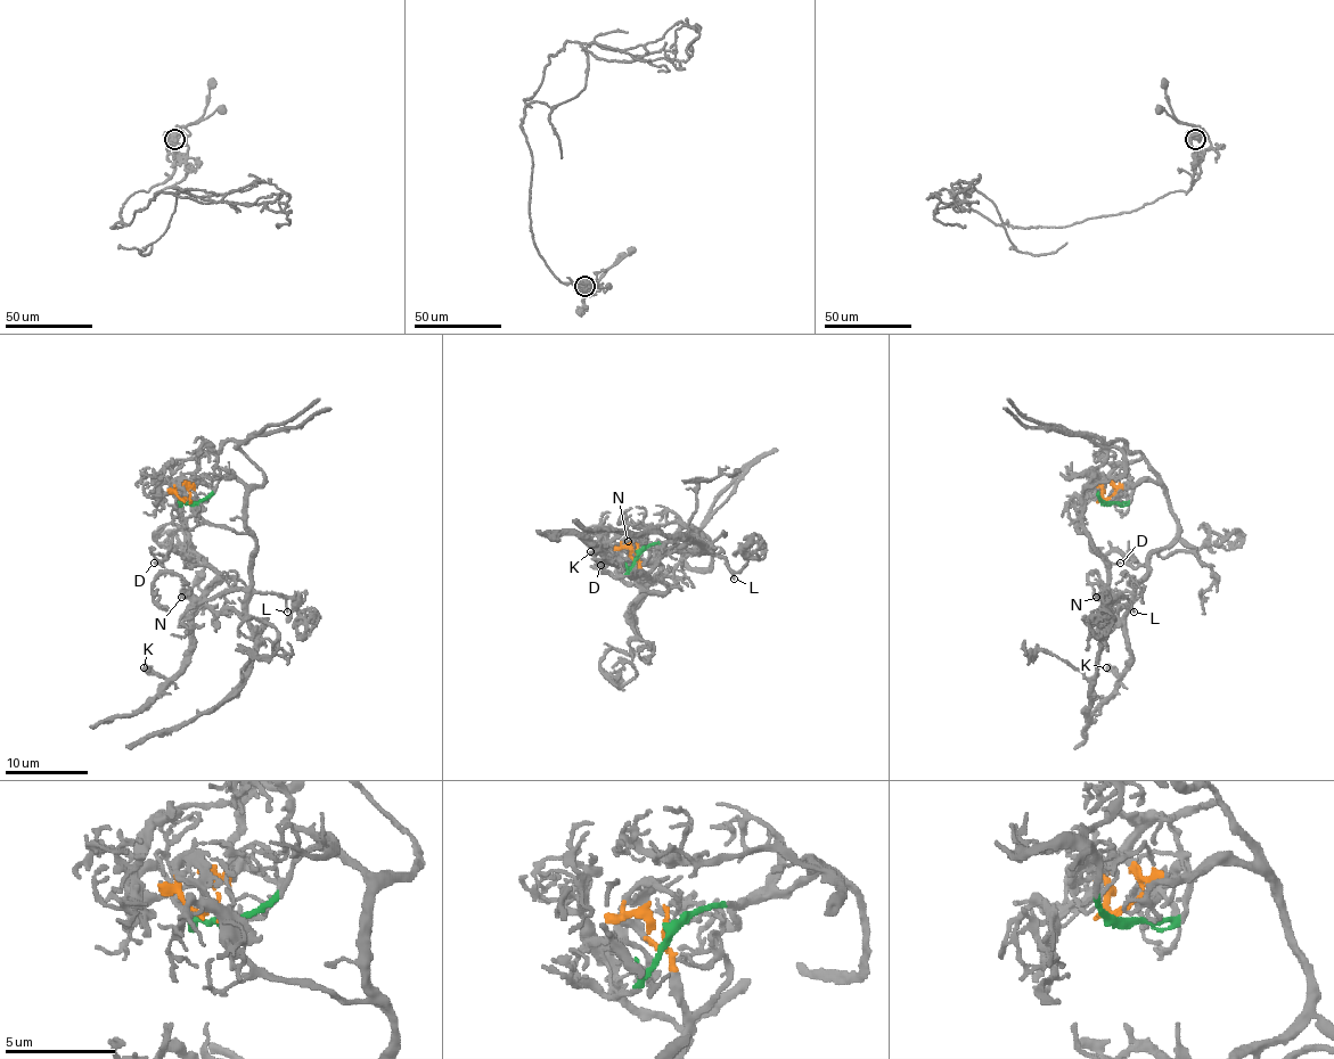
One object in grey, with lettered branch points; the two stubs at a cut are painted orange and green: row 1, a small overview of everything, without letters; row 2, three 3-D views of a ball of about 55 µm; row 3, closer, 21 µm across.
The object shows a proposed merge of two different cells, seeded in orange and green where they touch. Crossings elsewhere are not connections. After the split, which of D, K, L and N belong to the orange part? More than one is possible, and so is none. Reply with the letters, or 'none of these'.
D, K

